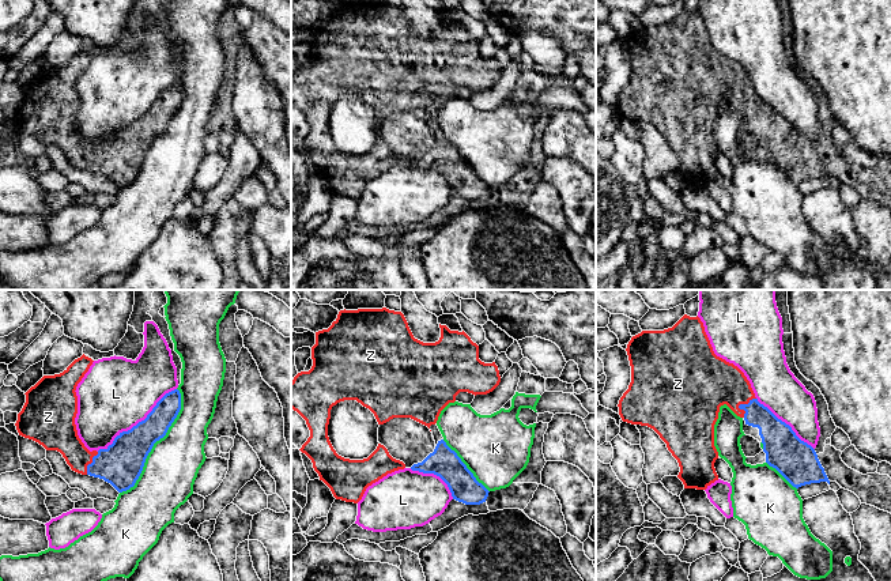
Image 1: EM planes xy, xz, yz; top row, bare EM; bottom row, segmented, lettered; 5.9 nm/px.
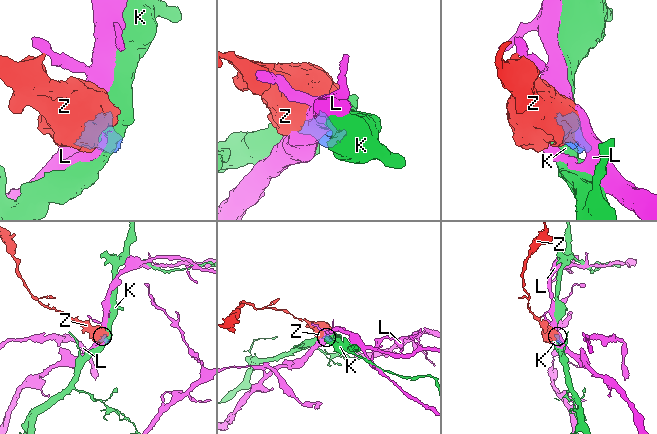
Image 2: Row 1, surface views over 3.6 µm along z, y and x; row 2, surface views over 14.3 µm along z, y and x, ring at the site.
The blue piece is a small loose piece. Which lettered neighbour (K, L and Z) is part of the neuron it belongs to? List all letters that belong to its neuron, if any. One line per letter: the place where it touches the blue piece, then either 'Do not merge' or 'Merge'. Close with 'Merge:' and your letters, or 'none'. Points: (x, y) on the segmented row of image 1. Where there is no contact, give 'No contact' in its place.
K: Touches blue at xy (155, 441). Do not merge
L: Touches blue at xy (138, 423). Do not merge
Z: Touches blue at yz (740, 404). Merge
Merge: Z

